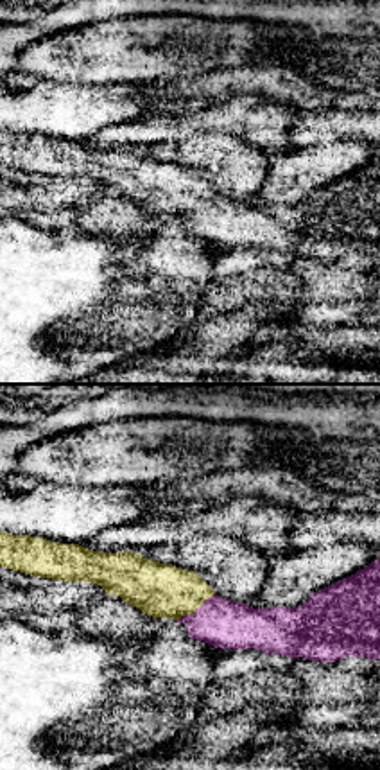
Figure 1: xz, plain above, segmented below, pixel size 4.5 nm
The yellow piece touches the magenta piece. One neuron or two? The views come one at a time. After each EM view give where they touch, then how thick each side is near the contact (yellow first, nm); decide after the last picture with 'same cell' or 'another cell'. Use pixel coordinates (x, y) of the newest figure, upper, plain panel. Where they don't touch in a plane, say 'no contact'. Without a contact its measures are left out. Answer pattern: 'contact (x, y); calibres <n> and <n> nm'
contact (194, 209); calibres 240 and 220 nm

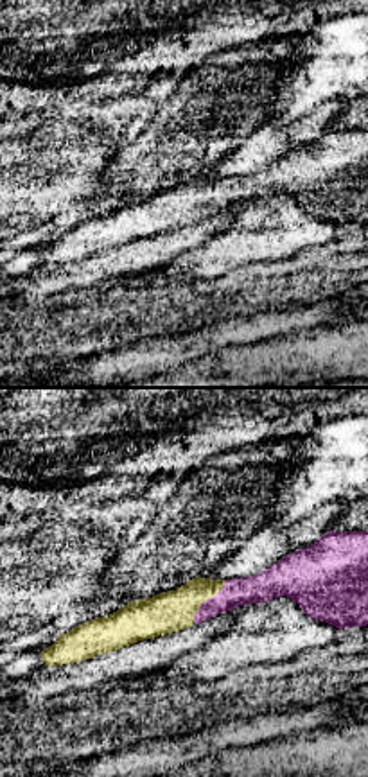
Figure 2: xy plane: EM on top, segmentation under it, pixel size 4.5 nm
contact (205, 198); calibres 190 and 130 nm

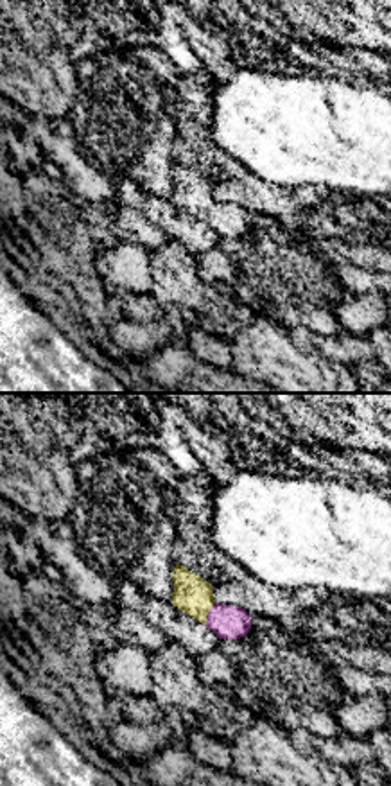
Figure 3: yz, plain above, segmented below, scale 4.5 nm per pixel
contact (208, 209); calibres 170 and 150 nm

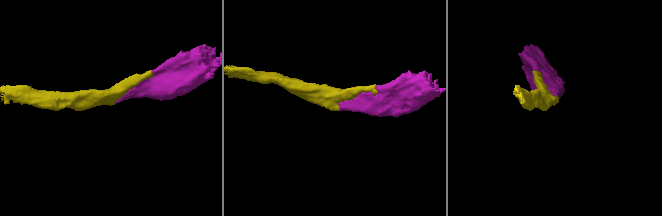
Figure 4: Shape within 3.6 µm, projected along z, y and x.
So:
same cell

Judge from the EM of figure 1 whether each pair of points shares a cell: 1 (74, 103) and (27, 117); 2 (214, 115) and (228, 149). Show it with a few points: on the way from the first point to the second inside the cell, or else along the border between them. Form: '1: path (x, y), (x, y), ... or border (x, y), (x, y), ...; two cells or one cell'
1: path (63, 110), (38, 110); one cell
2: border (180, 140), (203, 133), (233, 133), (260, 148); two cells

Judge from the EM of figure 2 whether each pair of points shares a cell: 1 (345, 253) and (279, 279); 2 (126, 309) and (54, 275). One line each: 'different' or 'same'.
1: same
2: different

